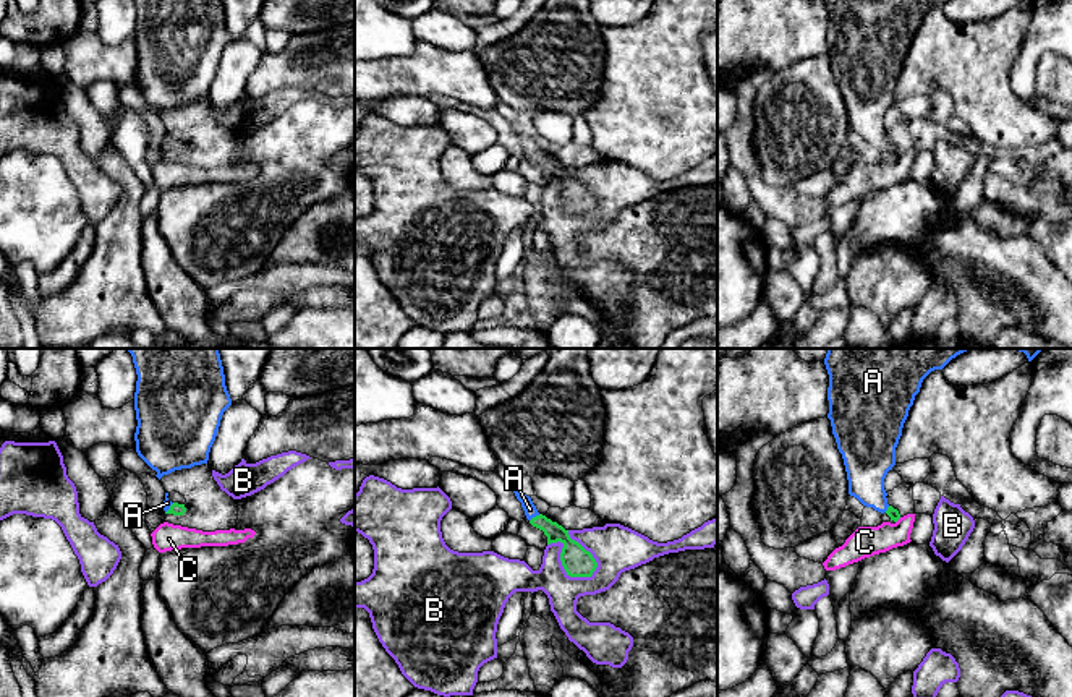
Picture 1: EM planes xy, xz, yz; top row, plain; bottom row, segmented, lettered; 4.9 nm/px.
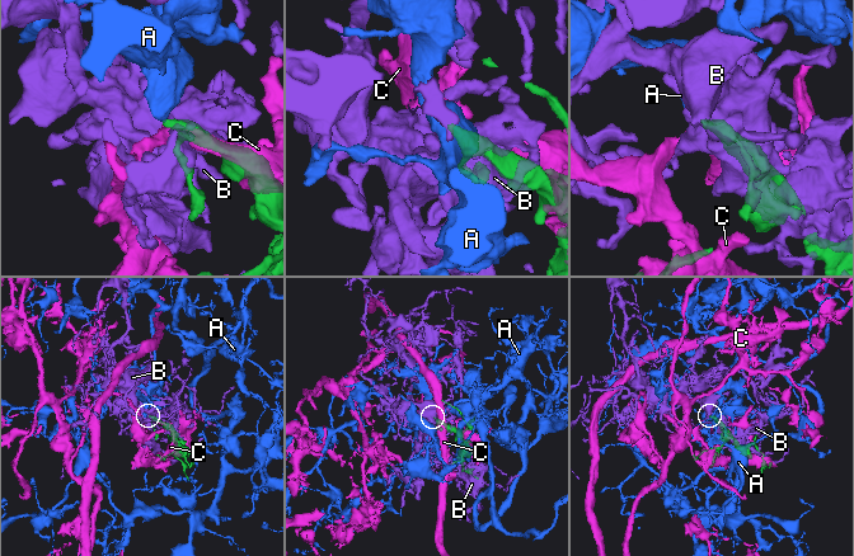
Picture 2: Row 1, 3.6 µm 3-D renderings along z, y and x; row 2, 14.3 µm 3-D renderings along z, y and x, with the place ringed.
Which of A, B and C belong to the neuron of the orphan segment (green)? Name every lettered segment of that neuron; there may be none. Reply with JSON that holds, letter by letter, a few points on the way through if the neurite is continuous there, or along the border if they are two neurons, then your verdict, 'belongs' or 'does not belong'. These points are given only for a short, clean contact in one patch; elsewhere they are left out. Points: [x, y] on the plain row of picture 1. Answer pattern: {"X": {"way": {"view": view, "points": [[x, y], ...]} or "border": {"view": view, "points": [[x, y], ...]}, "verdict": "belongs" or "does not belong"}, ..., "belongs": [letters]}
{"A": {"way": {"view": "xz", "points": [[572, 188], [569, 180], [536, 153], [530, 146]]}, "verdict": "belongs"}, "B": {"verdict": "does not belong"}, "C": {"verdict": "does not belong"}, "belongs": ["A"]}

